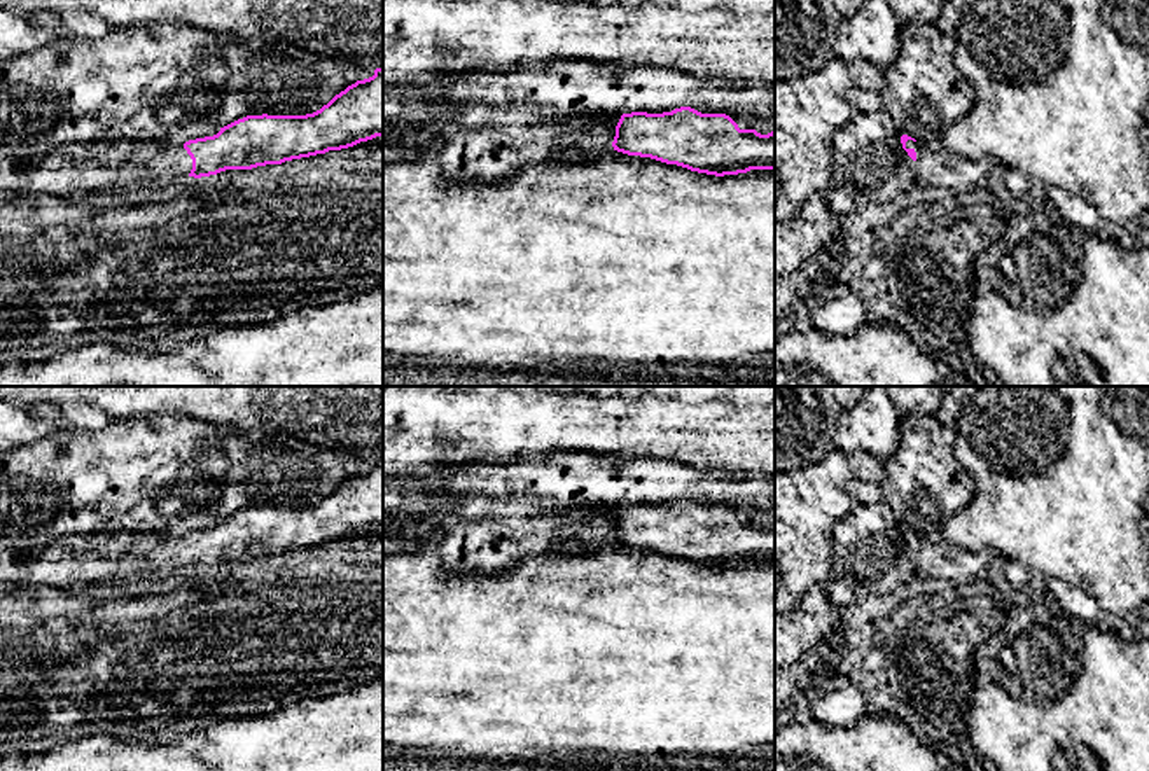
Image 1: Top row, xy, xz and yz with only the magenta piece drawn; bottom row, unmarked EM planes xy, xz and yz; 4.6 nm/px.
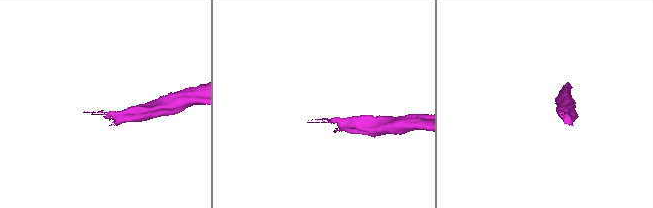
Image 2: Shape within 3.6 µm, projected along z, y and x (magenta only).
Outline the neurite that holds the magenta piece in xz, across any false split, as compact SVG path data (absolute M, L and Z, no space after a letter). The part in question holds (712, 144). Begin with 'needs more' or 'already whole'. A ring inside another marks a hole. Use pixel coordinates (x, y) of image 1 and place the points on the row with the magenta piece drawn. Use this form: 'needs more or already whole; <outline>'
already whole; M691 107L623 114L612 147L715 177L775 170L775 131L740 129L726 114L701 114Z

